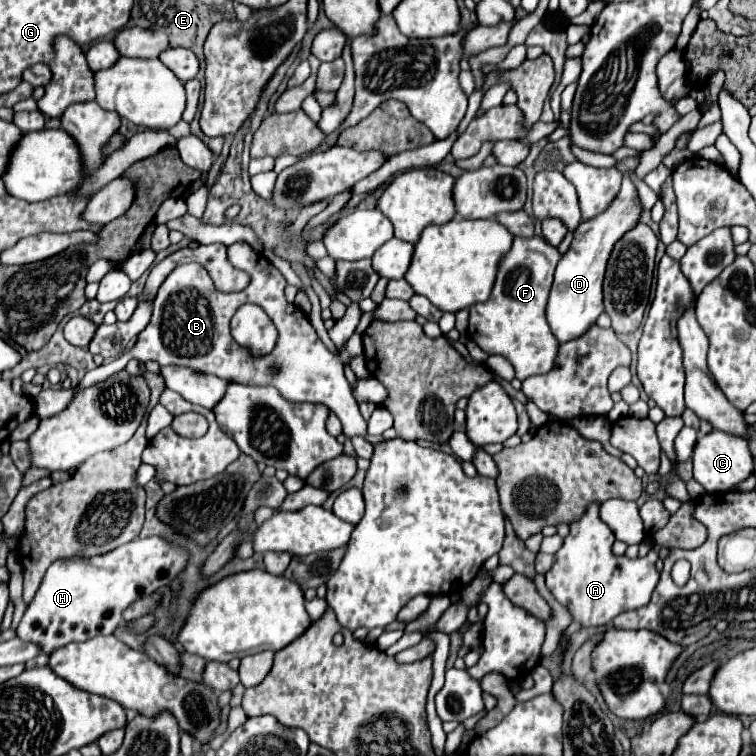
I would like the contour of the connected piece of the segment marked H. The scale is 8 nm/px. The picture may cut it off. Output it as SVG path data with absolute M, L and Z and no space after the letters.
M164 537L134 539L110 553L96 557L62 559L48 567L40 589L18 625L22 641L34 641L44 653L52 653L72 641L88 641L96 635L112 635L122 623L122 613L136 599L168 587L186 569L188 551Z

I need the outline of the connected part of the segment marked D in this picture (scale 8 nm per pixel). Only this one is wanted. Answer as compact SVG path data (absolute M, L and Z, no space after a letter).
M638 157L634 159L624 159L618 161L618 169L624 173L624 181L622 181L622 189L616 195L616 199L608 205L606 211L602 211L600 215L596 215L594 219L582 221L578 225L578 229L574 231L574 239L572 239L572 247L570 251L560 259L558 267L556 267L556 275L554 275L554 285L550 291L550 301L546 307L546 317L548 323L552 327L552 333L556 335L556 339L570 341L576 339L580 335L586 333L586 329L598 319L598 315L602 313L602 281L604 281L604 273L606 273L606 263L610 259L612 247L628 233L632 231L632 227L636 227L636 223L640 223L642 217L642 203L638 197L636 187L630 181L630 171L636 169L638 165Z

